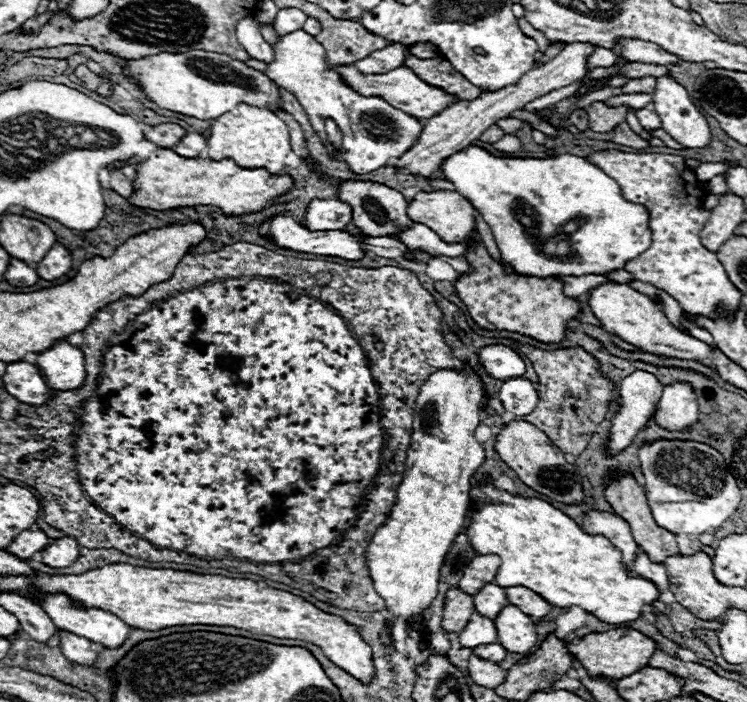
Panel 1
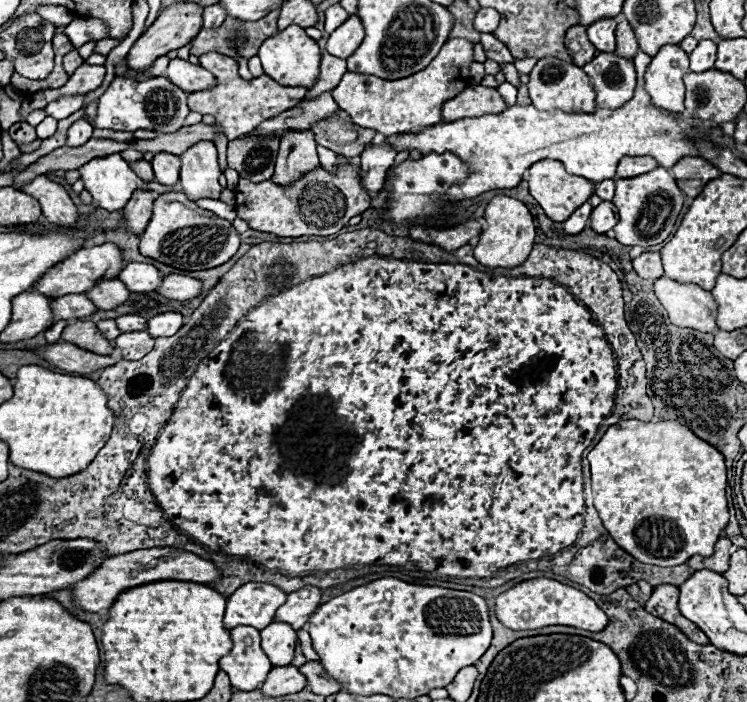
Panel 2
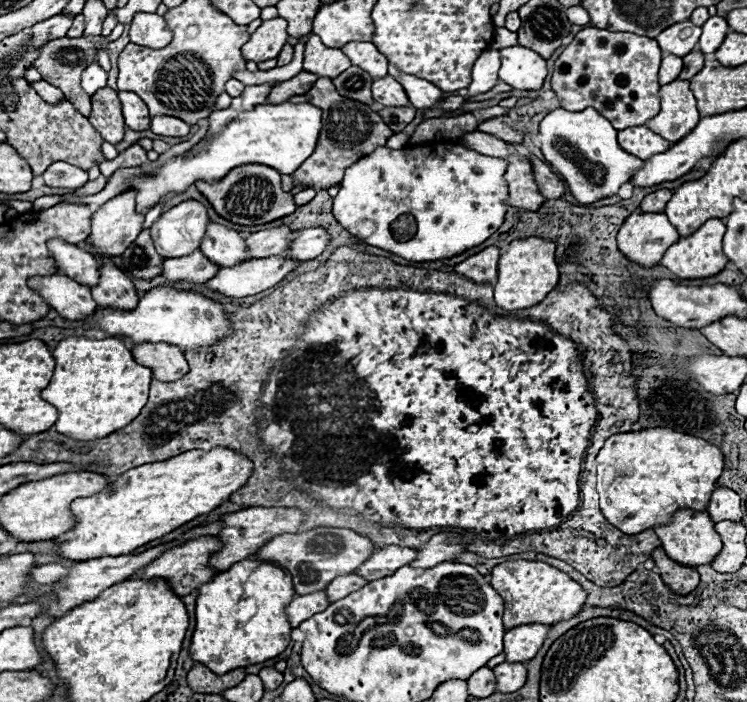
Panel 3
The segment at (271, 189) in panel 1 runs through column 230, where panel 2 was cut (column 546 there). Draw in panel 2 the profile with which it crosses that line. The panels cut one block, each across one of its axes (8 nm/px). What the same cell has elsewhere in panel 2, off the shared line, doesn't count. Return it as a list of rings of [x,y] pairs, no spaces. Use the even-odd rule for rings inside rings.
[[[540,160],[536,162],[530,170],[528,170],[528,184],[530,184],[530,194],[536,198],[536,202],[544,208],[546,216],[554,222],[564,222],[572,210],[576,210],[578,206],[582,206],[584,202],[590,200],[590,196],[594,194],[594,184],[588,182],[586,178],[580,176],[572,176],[564,170],[564,166],[556,160]]]

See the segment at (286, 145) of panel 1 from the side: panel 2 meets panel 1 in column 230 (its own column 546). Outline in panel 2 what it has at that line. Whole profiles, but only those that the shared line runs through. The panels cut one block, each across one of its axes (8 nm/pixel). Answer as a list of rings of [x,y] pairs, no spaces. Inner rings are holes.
[[[638,52],[634,56],[638,84],[636,84],[632,100],[628,100],[624,106],[620,106],[616,110],[600,108],[594,114],[584,114],[584,112],[564,112],[564,110],[536,110],[534,106],[514,104],[500,114],[482,114],[482,116],[474,116],[474,118],[442,122],[442,124],[436,124],[432,128],[424,128],[420,132],[406,132],[406,134],[398,134],[398,136],[392,136],[392,138],[386,138],[386,140],[380,134],[376,134],[372,144],[388,142],[388,146],[392,146],[392,150],[396,150],[396,152],[418,150],[422,156],[430,154],[430,152],[438,152],[438,154],[440,152],[442,154],[452,152],[452,154],[456,154],[468,166],[468,176],[462,182],[452,184],[452,188],[448,188],[444,194],[432,194],[432,198],[444,196],[444,198],[452,198],[452,200],[476,198],[482,192],[496,190],[496,188],[516,188],[522,182],[524,172],[540,160],[558,160],[558,162],[564,164],[564,168],[570,174],[584,176],[584,178],[588,178],[596,184],[606,180],[606,178],[616,178],[616,166],[626,156],[652,156],[652,158],[656,158],[660,168],[670,170],[674,164],[678,164],[686,156],[702,158],[700,152],[696,150],[694,142],[690,140],[690,130],[698,130],[698,128],[694,124],[688,124],[682,118],[668,114],[668,112],[662,112],[660,108],[650,104],[650,98],[644,90],[644,66],[648,66],[650,60],[652,58],[644,52]]]

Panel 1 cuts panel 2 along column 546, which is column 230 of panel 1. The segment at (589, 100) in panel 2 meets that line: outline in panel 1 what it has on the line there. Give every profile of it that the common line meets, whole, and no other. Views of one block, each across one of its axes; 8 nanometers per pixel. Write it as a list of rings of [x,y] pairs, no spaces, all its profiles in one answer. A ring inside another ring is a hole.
[[[190,50],[182,54],[162,52],[156,56],[132,60],[126,74],[134,76],[144,88],[146,96],[160,108],[180,112],[184,116],[194,116],[198,120],[214,120],[240,102],[268,110],[282,110],[278,86],[264,72],[248,68],[246,64],[228,58],[226,54],[204,50]]]

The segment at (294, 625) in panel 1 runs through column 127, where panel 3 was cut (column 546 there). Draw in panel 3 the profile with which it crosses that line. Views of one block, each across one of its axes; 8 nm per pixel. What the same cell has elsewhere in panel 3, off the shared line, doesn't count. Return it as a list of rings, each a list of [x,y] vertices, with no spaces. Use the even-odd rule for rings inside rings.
[[[504,562],[490,574],[492,588],[504,598],[504,626],[506,630],[520,624],[556,624],[578,614],[586,602],[586,592],[568,574],[546,562]]]

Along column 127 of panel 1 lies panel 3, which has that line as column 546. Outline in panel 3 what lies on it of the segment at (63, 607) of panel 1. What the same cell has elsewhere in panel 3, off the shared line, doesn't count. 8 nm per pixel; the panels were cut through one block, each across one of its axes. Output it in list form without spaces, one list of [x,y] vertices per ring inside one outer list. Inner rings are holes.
[[[524,624],[506,632],[504,652],[506,662],[528,662],[542,648],[552,626],[548,624]]]

